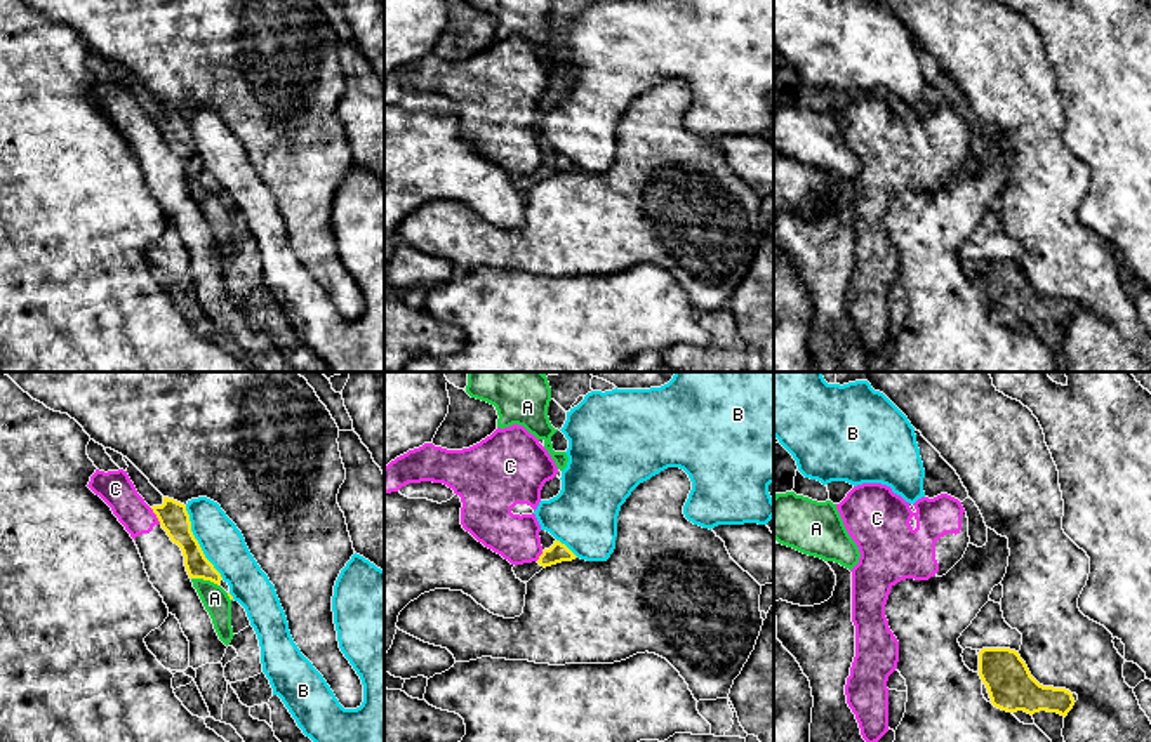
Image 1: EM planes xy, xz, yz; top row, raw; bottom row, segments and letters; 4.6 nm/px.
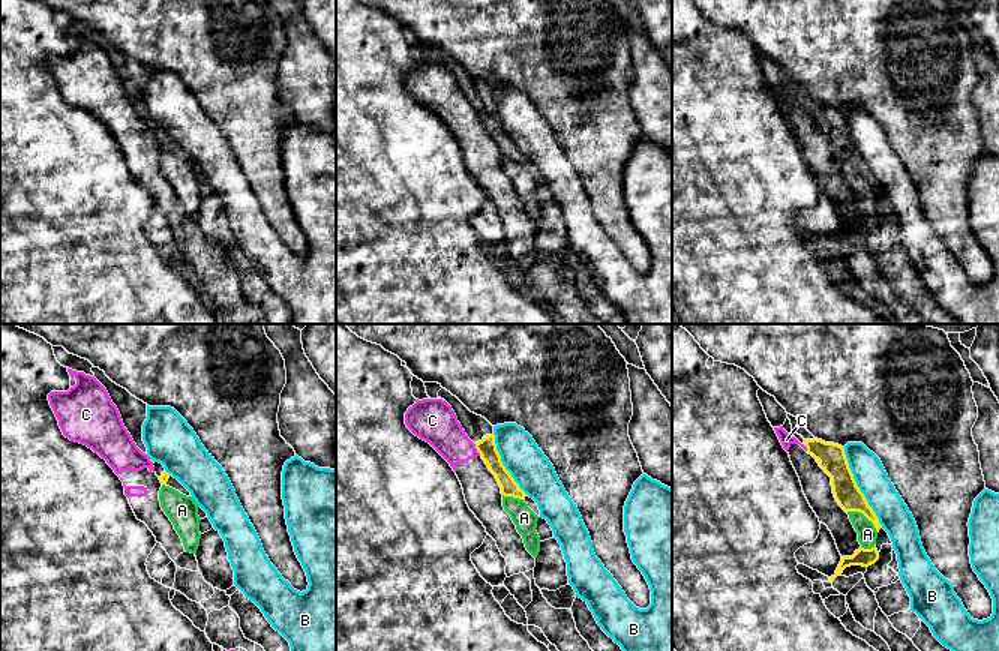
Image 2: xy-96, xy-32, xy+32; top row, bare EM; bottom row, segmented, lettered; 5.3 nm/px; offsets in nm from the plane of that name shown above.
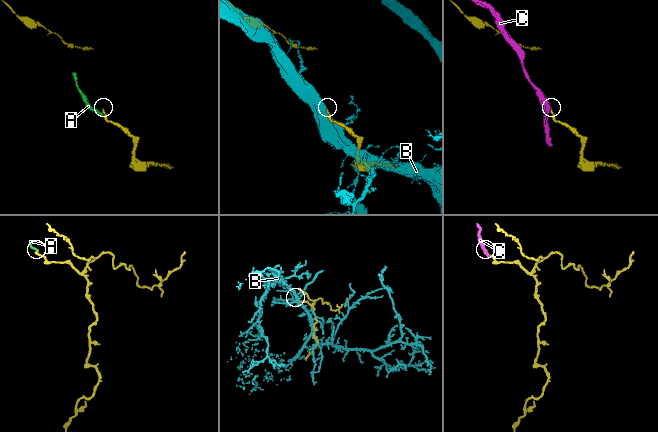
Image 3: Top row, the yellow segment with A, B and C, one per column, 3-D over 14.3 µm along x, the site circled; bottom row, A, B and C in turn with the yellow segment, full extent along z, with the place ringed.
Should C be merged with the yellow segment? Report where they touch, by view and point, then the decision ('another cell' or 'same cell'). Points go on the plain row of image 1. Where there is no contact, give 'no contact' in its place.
xy (157, 127) | another cell

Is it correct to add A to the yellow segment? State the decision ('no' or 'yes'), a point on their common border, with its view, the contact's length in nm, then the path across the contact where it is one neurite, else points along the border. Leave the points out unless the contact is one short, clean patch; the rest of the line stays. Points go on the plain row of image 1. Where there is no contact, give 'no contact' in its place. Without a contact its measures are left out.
yes | xy (206, 190) | 130 nm | across xy (197, 176), (206, 190), (214, 209)

